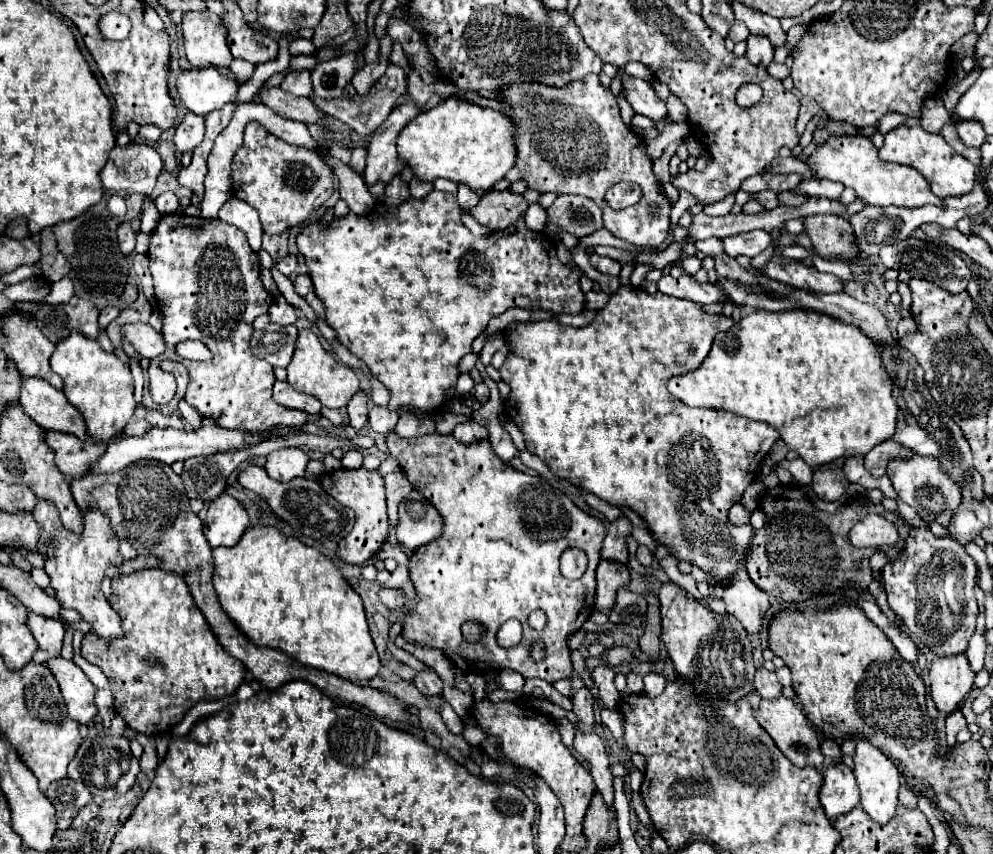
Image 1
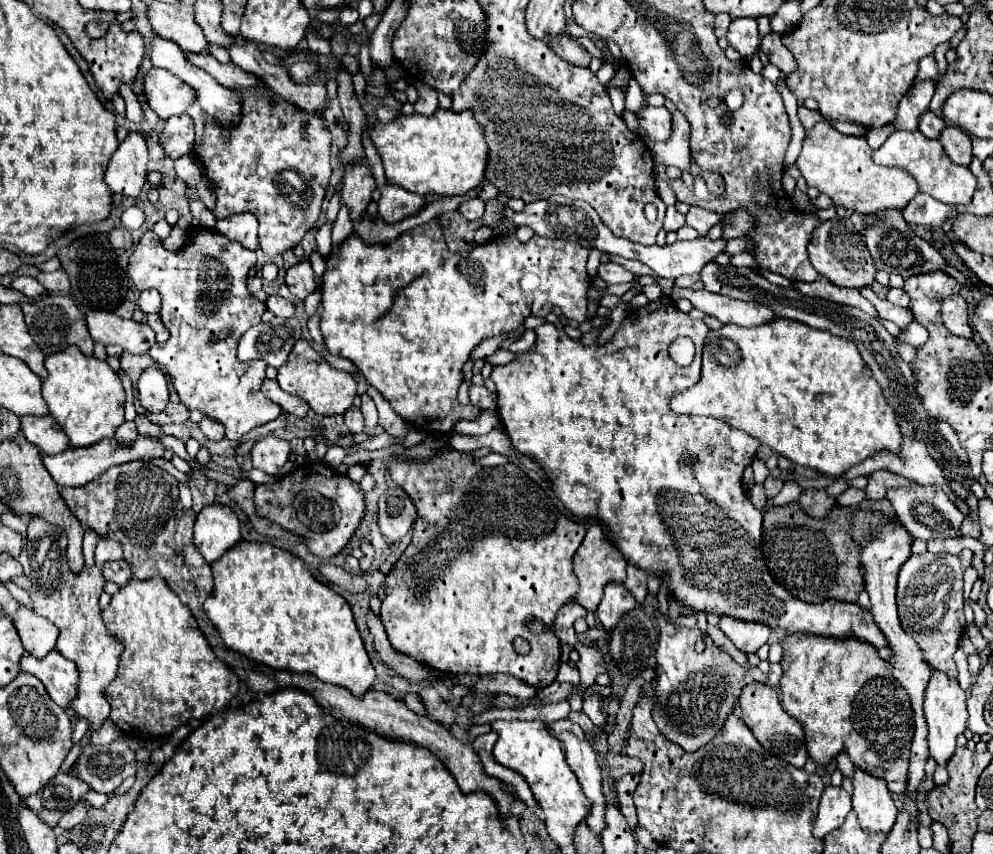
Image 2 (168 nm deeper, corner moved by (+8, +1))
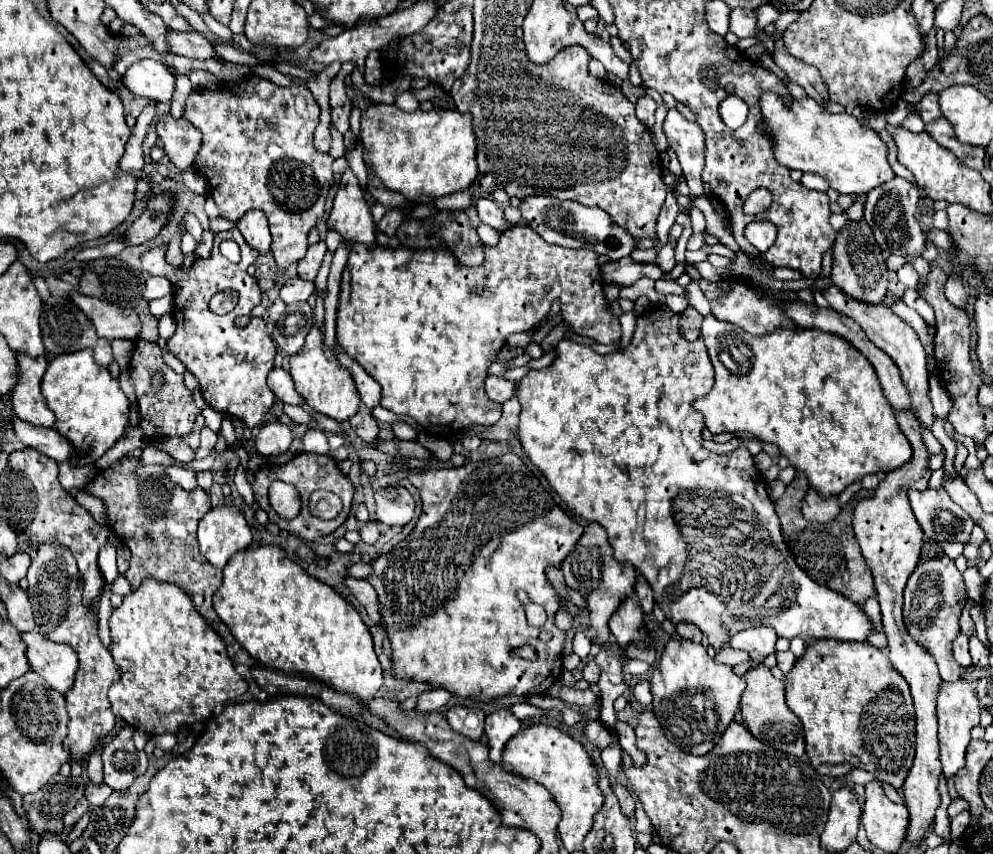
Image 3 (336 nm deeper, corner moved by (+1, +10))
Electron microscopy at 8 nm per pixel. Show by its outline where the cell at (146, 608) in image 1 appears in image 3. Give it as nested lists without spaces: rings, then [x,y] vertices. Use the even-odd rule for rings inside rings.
[[[145,580],[137,590],[125,596],[123,604],[113,610],[109,618],[111,628],[111,656],[117,662],[121,678],[109,689],[111,712],[123,718],[129,726],[147,732],[149,736],[191,728],[207,720],[213,710],[247,692],[247,682],[233,668],[225,652],[225,642],[193,608],[191,598],[175,584]]]

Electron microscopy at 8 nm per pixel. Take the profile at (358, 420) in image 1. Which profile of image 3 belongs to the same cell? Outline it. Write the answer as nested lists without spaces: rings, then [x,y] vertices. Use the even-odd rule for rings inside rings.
[[[357,412],[357,414],[349,420],[349,424],[351,424],[351,428],[355,430],[355,434],[357,434],[363,442],[367,442],[369,446],[373,446],[373,444],[377,442],[381,428],[379,428],[377,420],[375,420],[371,414]]]

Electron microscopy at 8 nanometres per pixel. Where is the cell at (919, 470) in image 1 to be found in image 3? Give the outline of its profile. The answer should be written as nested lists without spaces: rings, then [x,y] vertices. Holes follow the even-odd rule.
[[[929,488],[925,492],[909,490],[909,502],[927,540],[969,544],[975,522],[961,506],[951,502],[951,496],[943,488]]]

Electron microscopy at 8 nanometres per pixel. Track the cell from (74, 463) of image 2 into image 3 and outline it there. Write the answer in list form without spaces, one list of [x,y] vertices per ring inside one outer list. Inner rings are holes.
[[[13,412],[11,416],[13,416],[13,426],[15,426],[15,436],[19,438],[19,442],[23,442],[23,446],[29,446],[57,462],[69,460],[69,456],[75,454],[75,448],[71,446],[71,442],[67,442],[67,438],[63,438],[57,430],[43,428],[43,426],[31,426],[19,420]]]

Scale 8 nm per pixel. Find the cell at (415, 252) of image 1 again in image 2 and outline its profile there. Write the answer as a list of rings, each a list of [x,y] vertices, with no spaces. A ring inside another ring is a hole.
[[[432,219],[426,225],[414,227],[412,231],[406,231],[400,237],[396,237],[394,241],[388,241],[388,243],[366,245],[358,235],[350,235],[346,241],[333,249],[325,260],[326,273],[324,273],[322,285],[320,285],[320,291],[322,291],[320,329],[324,333],[324,345],[328,347],[330,353],[350,359],[358,367],[358,371],[366,377],[366,381],[372,387],[376,387],[390,401],[392,409],[404,421],[408,421],[410,425],[414,425],[418,429],[426,429],[426,431],[432,431],[432,433],[450,433],[456,421],[474,419],[480,413],[480,409],[474,407],[474,405],[460,405],[458,399],[456,399],[456,393],[458,393],[458,387],[462,383],[460,369],[468,361],[472,349],[482,339],[496,337],[500,333],[508,333],[508,331],[520,327],[528,315],[546,317],[552,311],[554,305],[558,305],[568,319],[574,319],[578,323],[582,323],[586,319],[586,289],[590,285],[590,277],[586,273],[586,259],[588,259],[588,251],[584,251],[584,247],[576,247],[576,243],[564,243],[564,241],[558,241],[558,239],[540,239],[538,235],[534,235],[530,241],[522,243],[522,241],[518,241],[518,237],[514,233],[498,235],[498,239],[492,239],[484,245],[476,245],[468,255],[452,253],[452,251],[448,251],[446,243],[444,243],[444,233],[442,233],[442,227],[440,227],[438,219]]]

